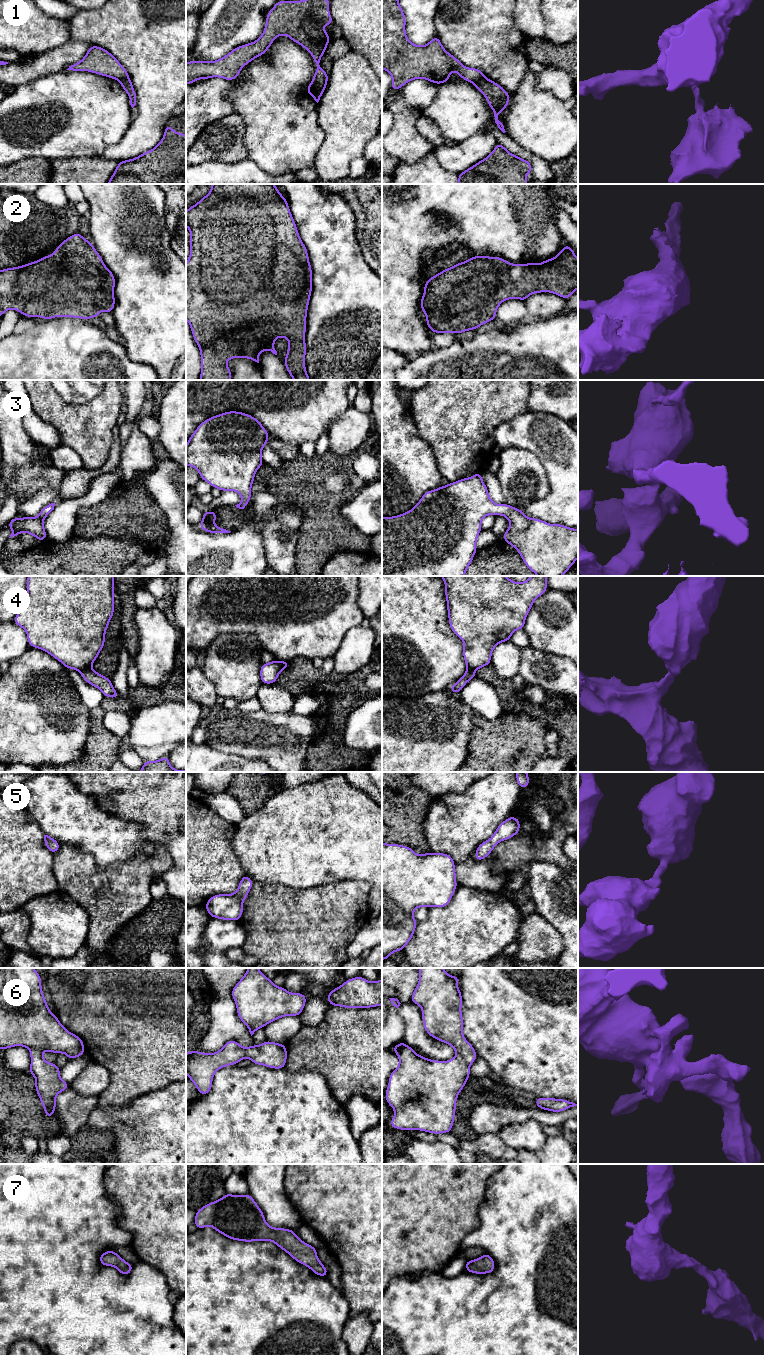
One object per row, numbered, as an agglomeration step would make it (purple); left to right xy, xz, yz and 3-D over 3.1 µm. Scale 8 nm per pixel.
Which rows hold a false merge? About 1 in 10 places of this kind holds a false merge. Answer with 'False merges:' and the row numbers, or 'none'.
False merges: 1, 4

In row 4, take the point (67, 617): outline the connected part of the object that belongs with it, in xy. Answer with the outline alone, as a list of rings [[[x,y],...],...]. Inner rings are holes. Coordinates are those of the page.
[[[28,576],[26,583],[27,594],[24,598],[21,607],[16,614],[13,622],[23,628],[27,633],[28,645],[45,651],[52,657],[62,663],[67,669],[74,669],[83,671],[92,666],[94,661],[98,658],[99,653],[104,647],[105,633],[108,629],[109,622],[113,617],[114,607],[114,576]]]

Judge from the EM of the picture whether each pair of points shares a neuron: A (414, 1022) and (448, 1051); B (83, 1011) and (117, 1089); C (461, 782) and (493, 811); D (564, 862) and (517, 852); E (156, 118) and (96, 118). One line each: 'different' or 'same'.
A: same
B: same
C: different
D: same
E: different

